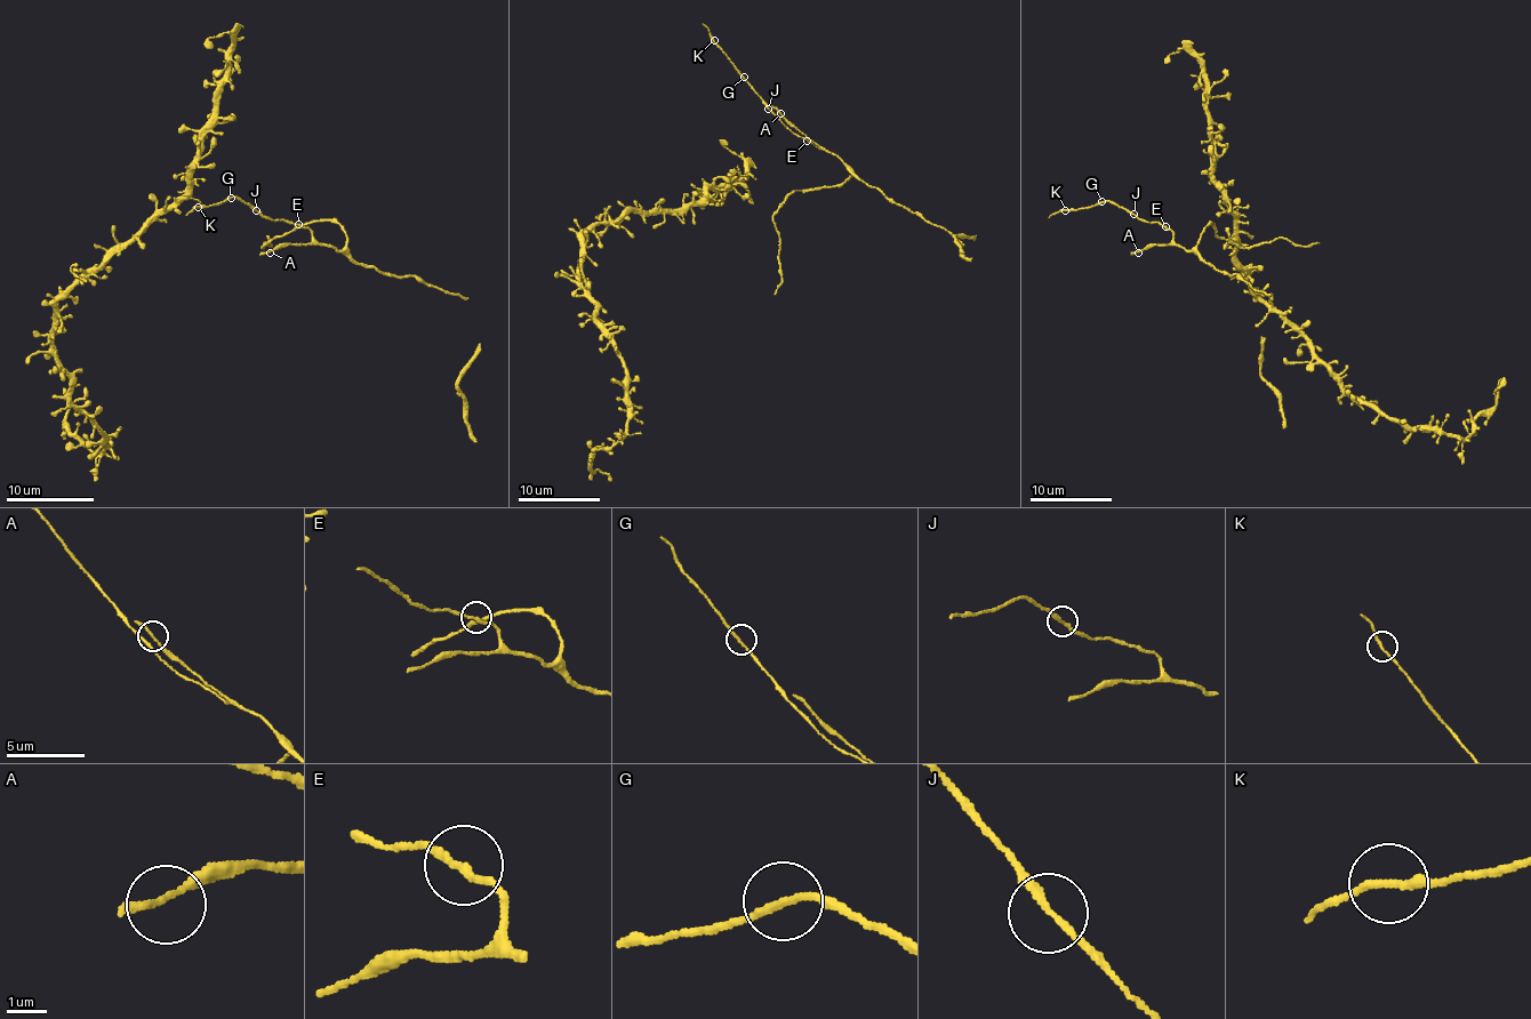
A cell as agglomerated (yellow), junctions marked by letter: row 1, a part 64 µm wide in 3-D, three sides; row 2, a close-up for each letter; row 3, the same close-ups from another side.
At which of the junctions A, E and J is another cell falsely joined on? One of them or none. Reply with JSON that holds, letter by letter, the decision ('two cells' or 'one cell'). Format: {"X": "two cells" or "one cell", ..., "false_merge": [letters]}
{"A": "one cell", "E": "one cell", "J": "one cell", "false_merge": []}

